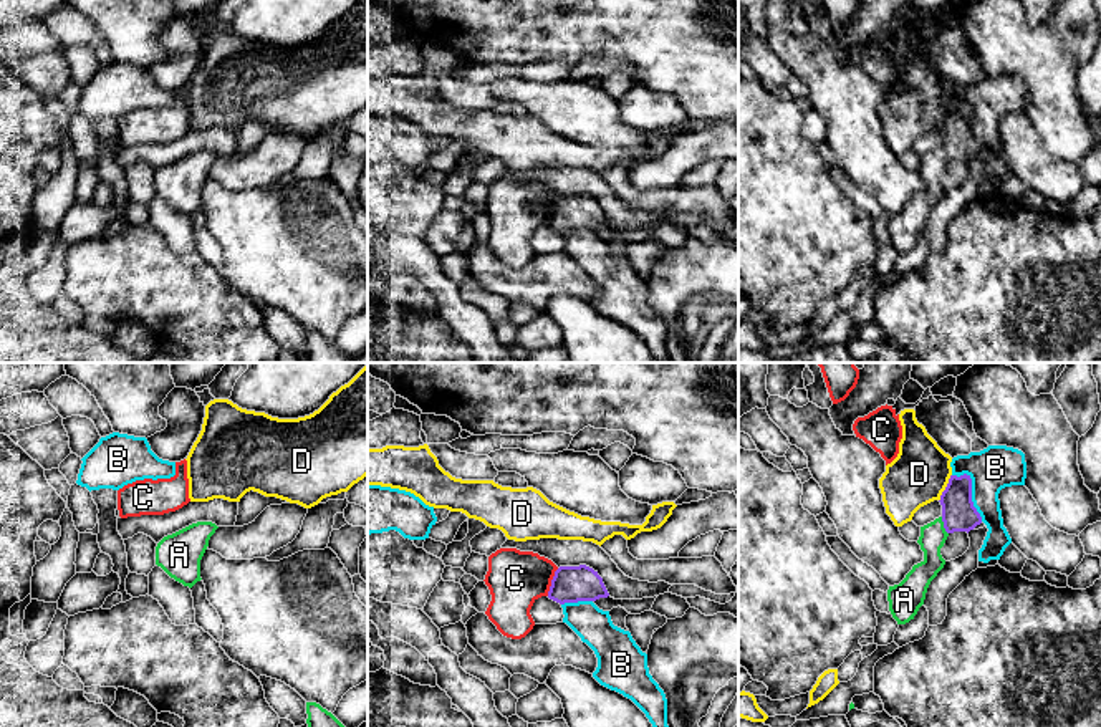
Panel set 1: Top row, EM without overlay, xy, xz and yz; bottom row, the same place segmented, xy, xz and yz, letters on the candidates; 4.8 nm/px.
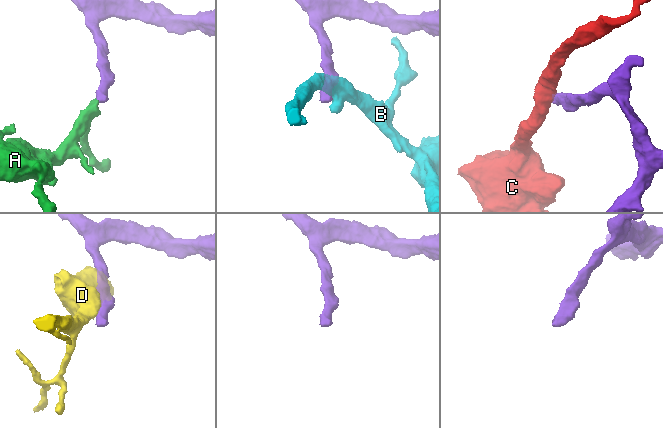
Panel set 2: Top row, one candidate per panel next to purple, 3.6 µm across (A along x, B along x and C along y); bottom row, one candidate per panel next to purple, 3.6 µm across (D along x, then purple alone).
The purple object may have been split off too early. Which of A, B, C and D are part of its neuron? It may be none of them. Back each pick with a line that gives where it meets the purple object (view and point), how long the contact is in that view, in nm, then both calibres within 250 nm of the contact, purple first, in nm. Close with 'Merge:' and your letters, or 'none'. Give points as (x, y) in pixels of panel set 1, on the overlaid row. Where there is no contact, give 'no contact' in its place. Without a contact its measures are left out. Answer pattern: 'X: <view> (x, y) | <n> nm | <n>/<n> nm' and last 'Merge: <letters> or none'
A: yz (944, 525) | 90 nm | 160/130 nm
Merge: A

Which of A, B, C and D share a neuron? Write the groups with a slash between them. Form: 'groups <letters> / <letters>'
groups A / B / C / D

